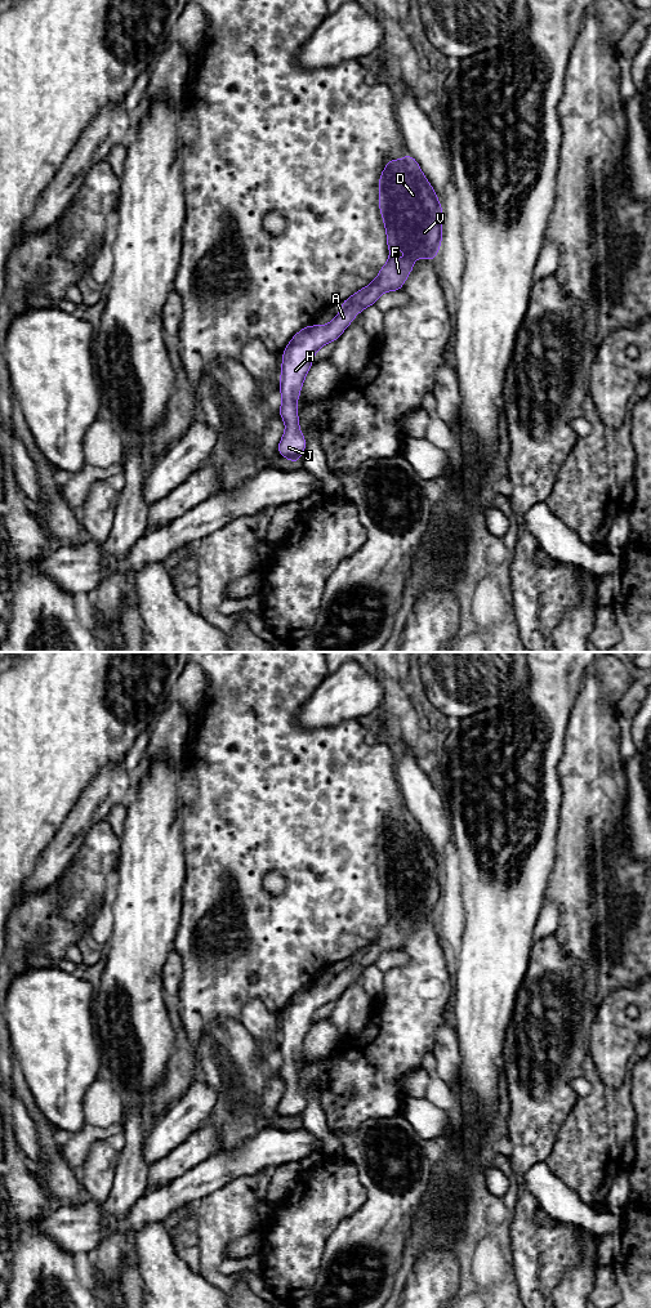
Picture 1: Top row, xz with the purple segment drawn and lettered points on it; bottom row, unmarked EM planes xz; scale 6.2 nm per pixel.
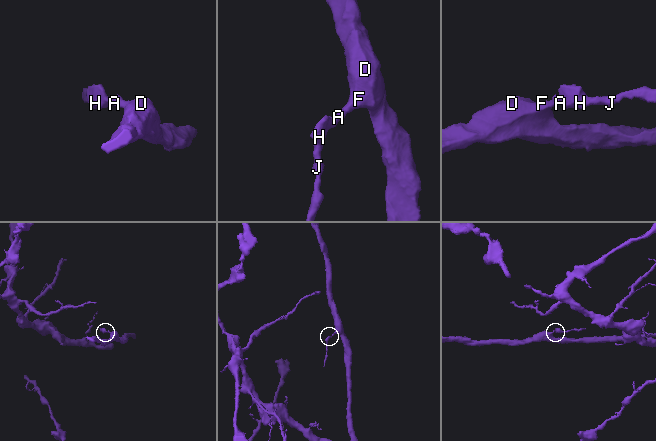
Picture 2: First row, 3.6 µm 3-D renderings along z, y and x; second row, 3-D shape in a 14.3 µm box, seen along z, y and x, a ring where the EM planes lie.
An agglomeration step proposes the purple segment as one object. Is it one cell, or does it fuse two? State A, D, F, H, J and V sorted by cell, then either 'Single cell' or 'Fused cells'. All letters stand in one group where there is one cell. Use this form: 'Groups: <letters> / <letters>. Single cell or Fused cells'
Groups: A H J / D F V. Fused cells

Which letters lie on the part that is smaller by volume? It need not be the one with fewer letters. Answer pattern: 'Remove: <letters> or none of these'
Remove: A, H, J

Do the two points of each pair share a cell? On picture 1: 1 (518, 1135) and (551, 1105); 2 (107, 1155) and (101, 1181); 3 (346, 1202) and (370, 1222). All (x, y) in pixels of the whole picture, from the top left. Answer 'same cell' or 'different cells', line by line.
1: same cell
2: same cell
3: different cells

